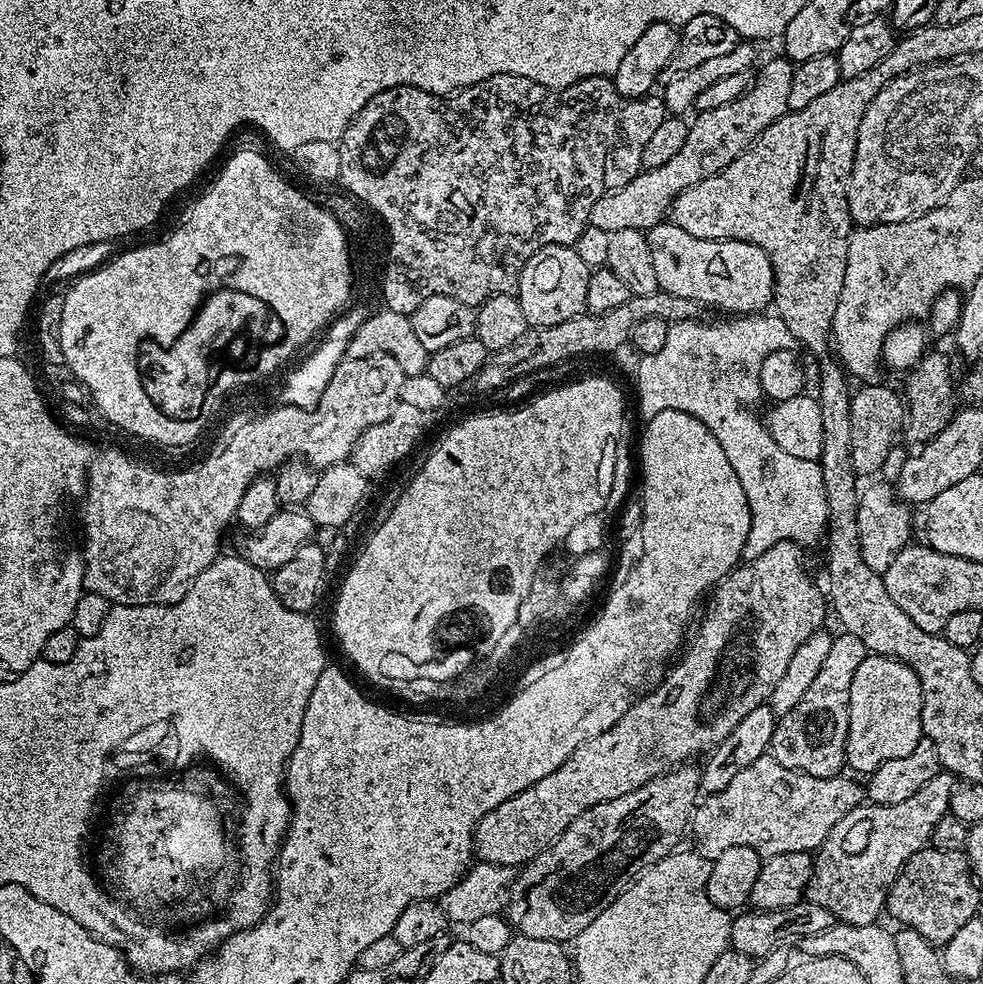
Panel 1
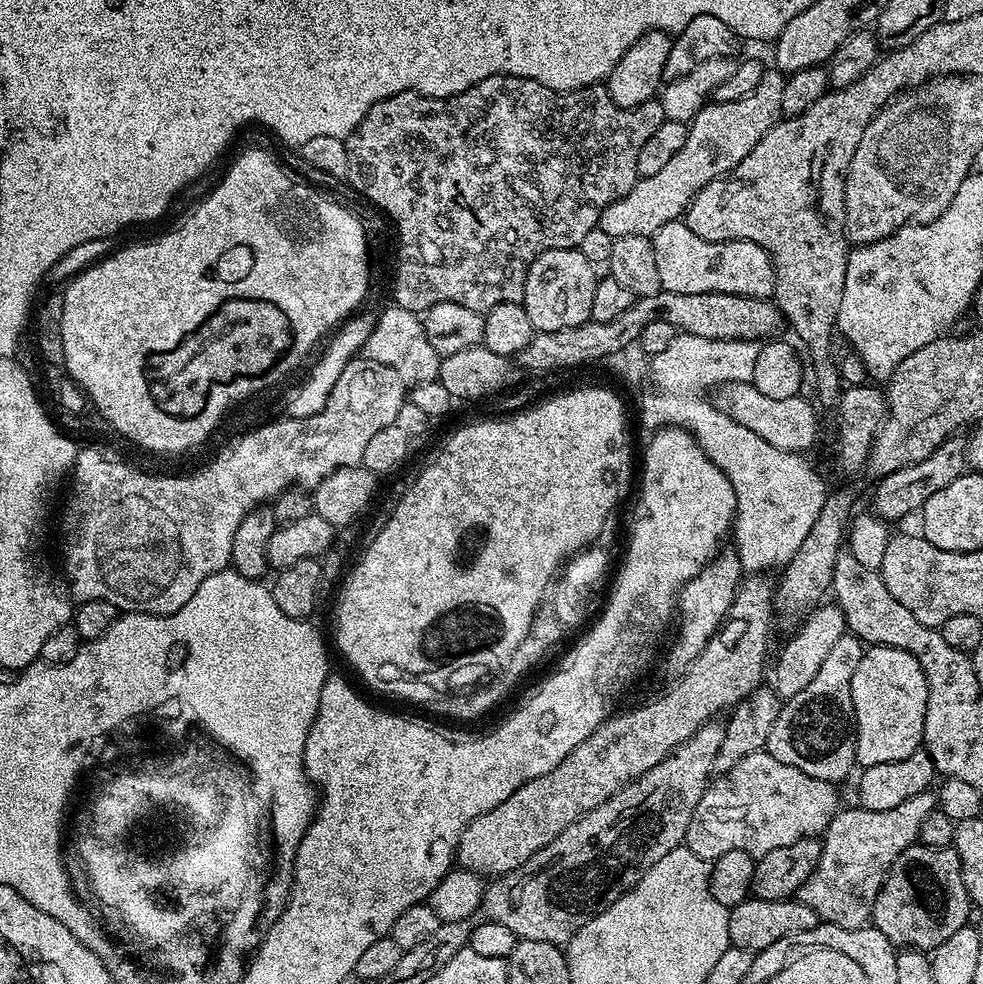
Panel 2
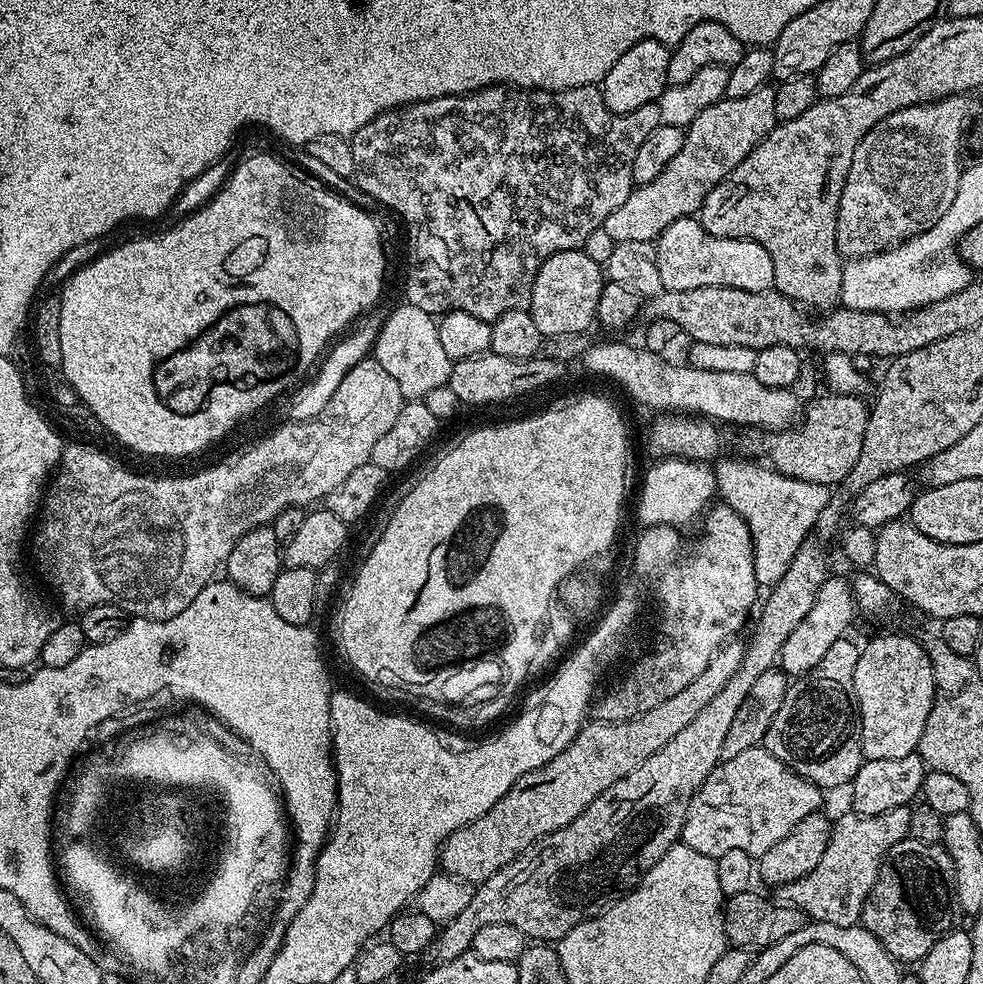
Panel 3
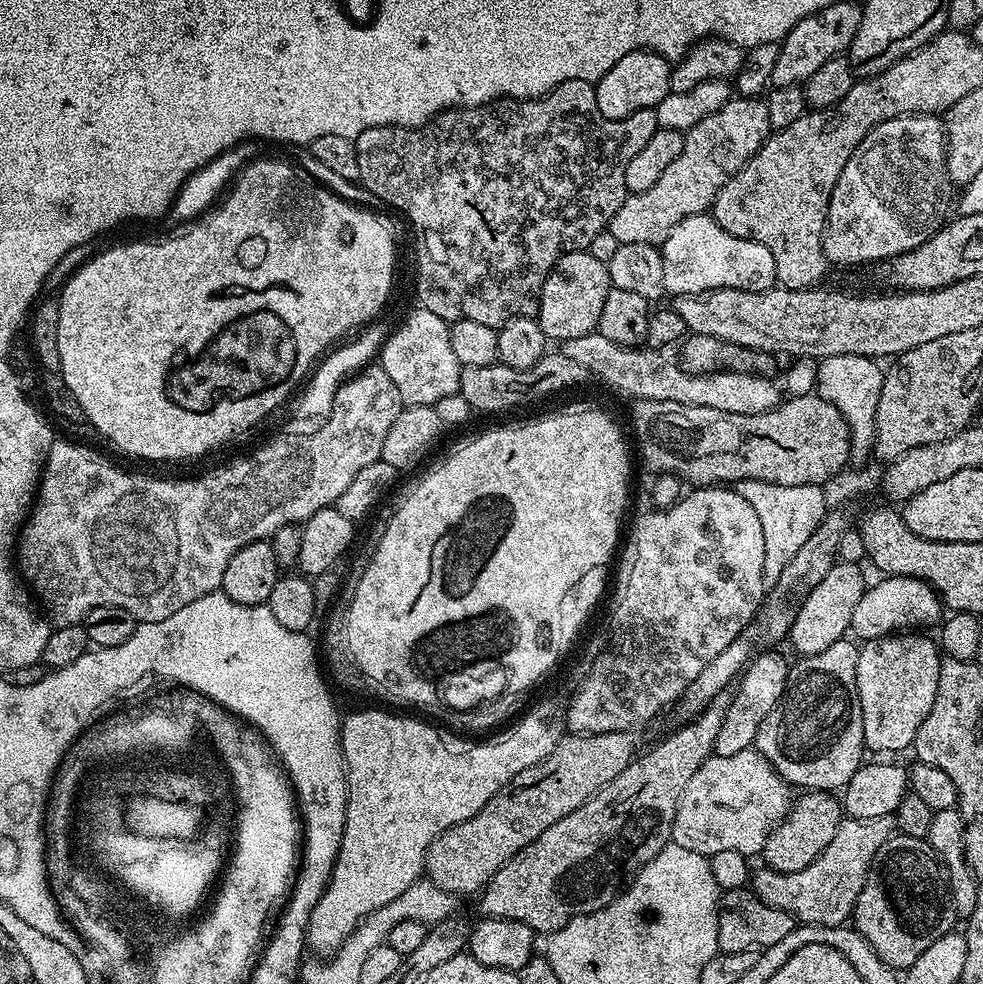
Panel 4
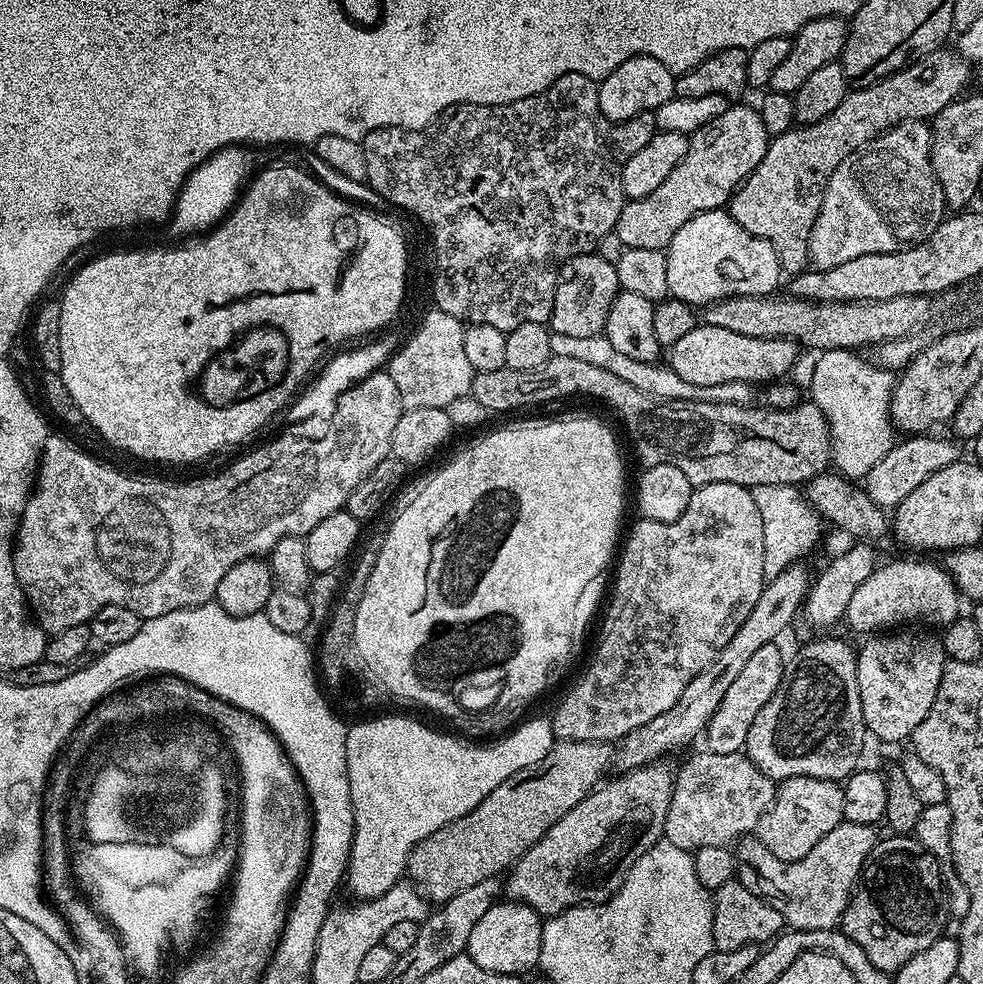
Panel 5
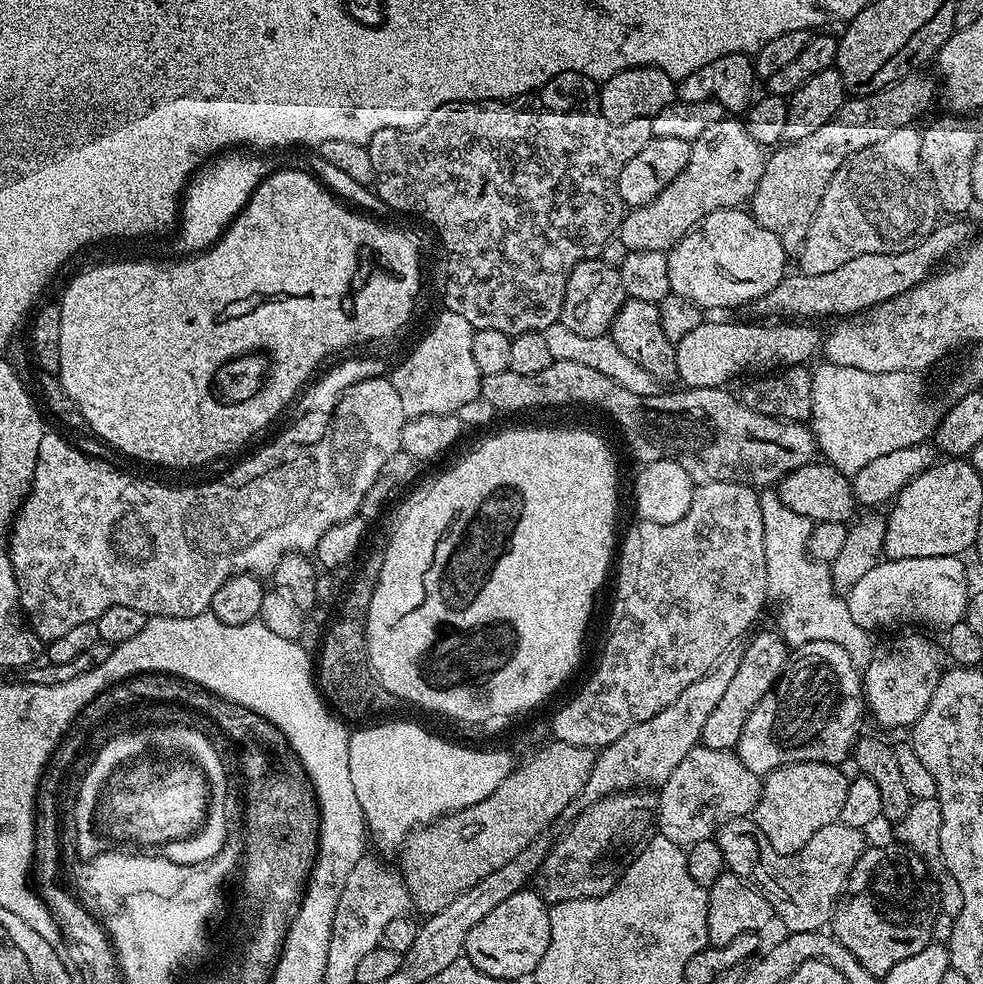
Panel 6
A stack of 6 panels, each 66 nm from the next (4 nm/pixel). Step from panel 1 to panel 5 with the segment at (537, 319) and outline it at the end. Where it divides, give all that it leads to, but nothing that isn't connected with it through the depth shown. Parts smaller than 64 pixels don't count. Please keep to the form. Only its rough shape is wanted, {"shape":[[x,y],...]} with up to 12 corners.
{"shape":[[571,256],[556,277],[552,332],[601,335],[622,291],[615,264]]}

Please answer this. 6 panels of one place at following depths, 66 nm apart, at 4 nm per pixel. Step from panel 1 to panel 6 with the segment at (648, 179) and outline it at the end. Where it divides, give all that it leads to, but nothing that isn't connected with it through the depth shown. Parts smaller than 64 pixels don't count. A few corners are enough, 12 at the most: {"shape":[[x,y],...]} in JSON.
{"shape":[[743,119],[692,141],[686,170],[625,211],[630,252],[671,252],[714,214],[747,205],[765,149]]}

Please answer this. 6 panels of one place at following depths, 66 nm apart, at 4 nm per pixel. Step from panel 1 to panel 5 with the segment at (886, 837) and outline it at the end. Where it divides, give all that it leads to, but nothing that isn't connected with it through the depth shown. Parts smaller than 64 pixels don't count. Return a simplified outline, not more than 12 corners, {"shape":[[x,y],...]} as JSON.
{"shape":[[844,820],[806,858],[739,845],[738,879],[789,929],[835,929],[878,843]]}

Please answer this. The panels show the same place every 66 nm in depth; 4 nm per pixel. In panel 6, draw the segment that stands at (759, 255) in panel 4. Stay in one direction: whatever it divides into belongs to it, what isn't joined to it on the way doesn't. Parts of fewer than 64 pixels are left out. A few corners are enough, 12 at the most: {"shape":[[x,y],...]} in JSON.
{"shape":[[714,210],[668,253],[671,292],[748,306],[786,274],[780,237]]}

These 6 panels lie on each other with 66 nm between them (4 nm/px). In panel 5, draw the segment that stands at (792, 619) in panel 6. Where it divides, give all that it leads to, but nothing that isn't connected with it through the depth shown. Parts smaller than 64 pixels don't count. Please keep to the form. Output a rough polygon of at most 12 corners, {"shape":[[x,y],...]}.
{"shape":[[790,484],[751,489],[764,578],[822,540],[822,518]]}

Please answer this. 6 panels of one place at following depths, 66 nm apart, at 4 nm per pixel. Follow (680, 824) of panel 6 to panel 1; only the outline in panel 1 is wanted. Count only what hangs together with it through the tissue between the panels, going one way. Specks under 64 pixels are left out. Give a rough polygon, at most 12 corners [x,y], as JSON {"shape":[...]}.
{"shape":[[771,755],[690,821],[708,860],[815,853],[865,799],[847,775],[818,778]]}

